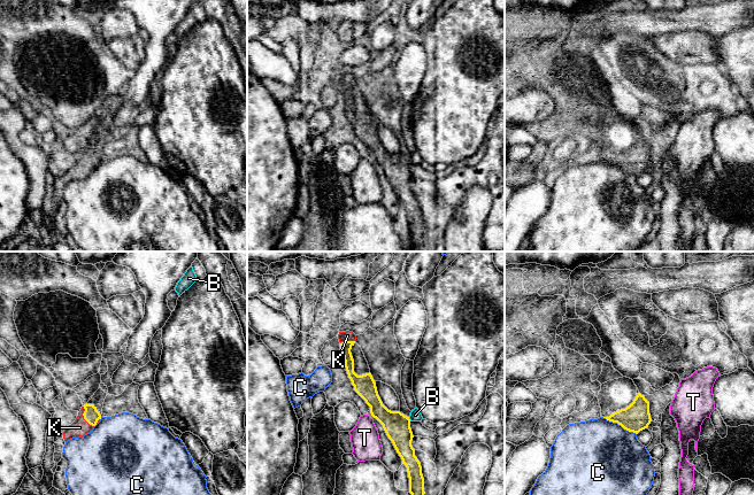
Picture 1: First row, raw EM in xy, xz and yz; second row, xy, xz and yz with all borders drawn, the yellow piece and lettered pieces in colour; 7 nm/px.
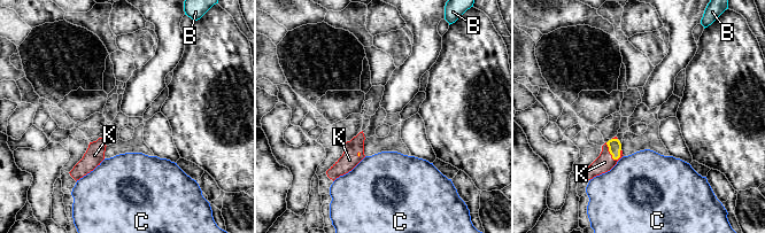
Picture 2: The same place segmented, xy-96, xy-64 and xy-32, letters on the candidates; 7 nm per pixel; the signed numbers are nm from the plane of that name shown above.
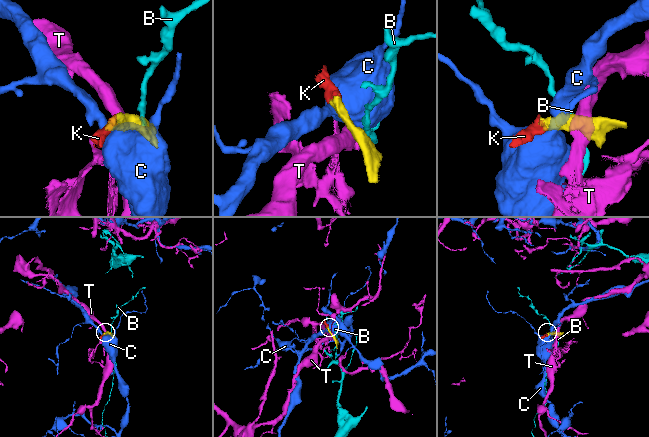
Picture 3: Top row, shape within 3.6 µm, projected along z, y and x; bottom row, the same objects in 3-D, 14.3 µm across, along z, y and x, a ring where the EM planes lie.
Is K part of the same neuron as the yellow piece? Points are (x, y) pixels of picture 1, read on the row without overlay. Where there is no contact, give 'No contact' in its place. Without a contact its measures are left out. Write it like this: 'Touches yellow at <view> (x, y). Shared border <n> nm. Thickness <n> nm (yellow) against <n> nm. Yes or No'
Touches yellow at xy (84, 160). Shared border 170 nm. Thickness 110 nm (yellow) against 120 nm. Yes

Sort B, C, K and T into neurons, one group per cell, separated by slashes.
B / C / K / T

